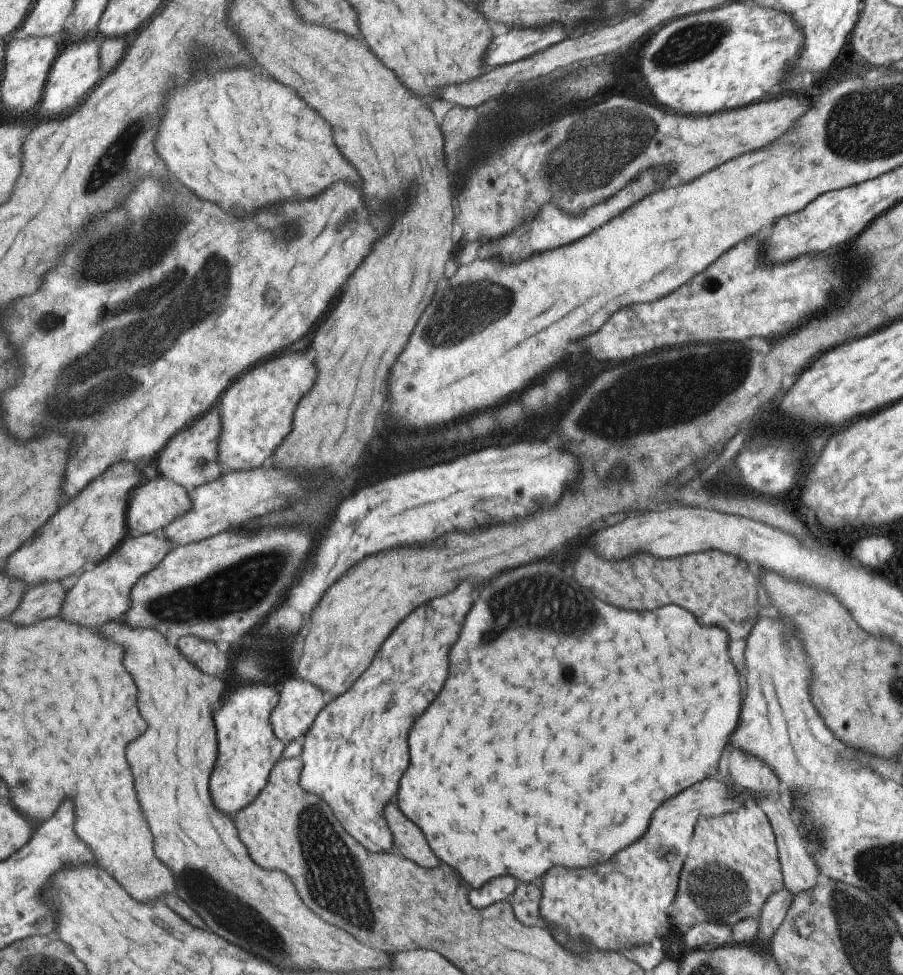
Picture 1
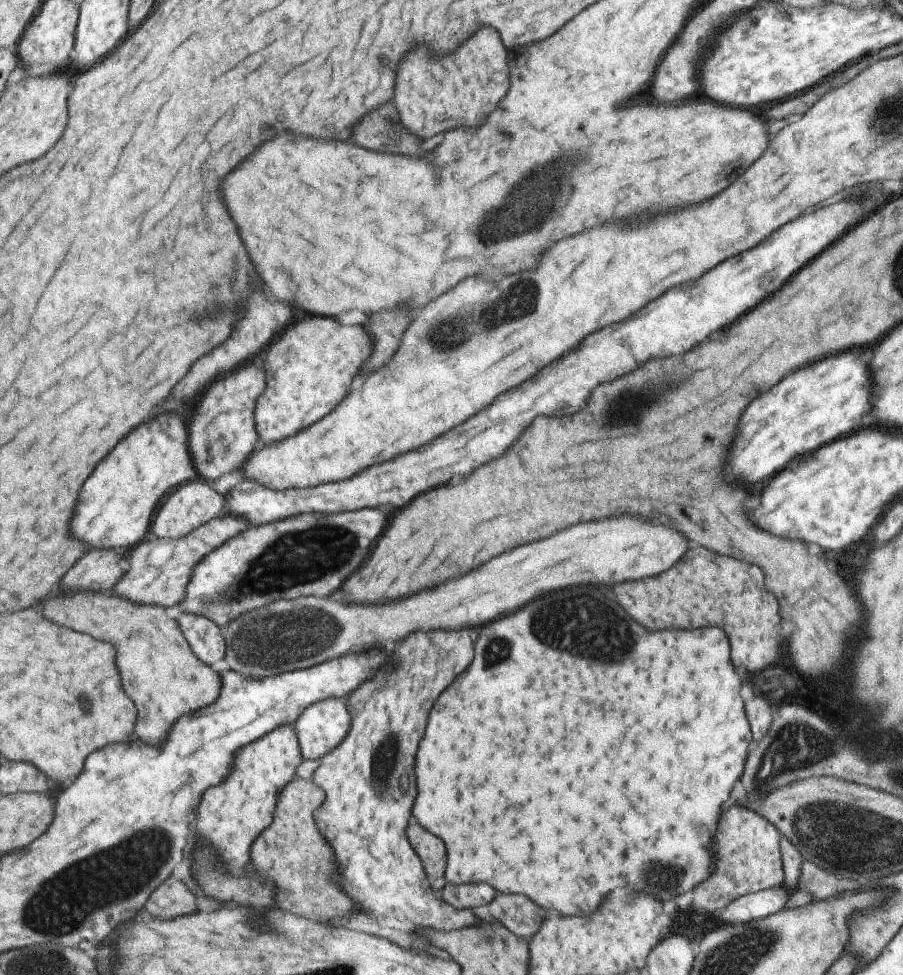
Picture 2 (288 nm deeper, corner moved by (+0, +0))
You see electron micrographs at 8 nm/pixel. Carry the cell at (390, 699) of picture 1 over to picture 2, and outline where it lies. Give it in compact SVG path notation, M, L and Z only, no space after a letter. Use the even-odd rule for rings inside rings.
M471 628L411 632L401 644L397 644L391 662L383 666L373 680L367 680L355 692L351 692L351 696L345 698L345 704L351 710L351 732L343 738L343 742L339 742L339 746L319 758L319 768L313 774L313 782L327 794L323 808L319 808L317 812L319 828L323 830L327 840L331 840L331 846L339 856L347 892L365 908L363 914L353 916L347 922L335 920L333 924L337 926L389 938L403 948L415 948L421 952L427 950L435 954L435 950L429 950L425 940L421 940L417 928L429 926L439 928L441 932L451 932L469 928L471 924L481 920L477 910L455 908L453 904L445 902L445 898L437 898L435 886L431 886L431 878L427 876L427 870L423 866L423 858L419 858L415 846L411 846L411 838L407 836L411 810L417 800L417 750L427 728L429 712L441 692L473 662L473 644L475 640L471 638Z

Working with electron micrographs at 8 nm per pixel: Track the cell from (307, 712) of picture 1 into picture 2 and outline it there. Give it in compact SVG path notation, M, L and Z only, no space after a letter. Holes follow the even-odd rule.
M333 696L327 700L321 700L319 704L311 704L311 708L303 710L303 716L295 722L295 734L299 738L299 748L303 750L303 758L307 760L319 760L323 754L331 752L351 730L351 710L345 704L345 698Z

